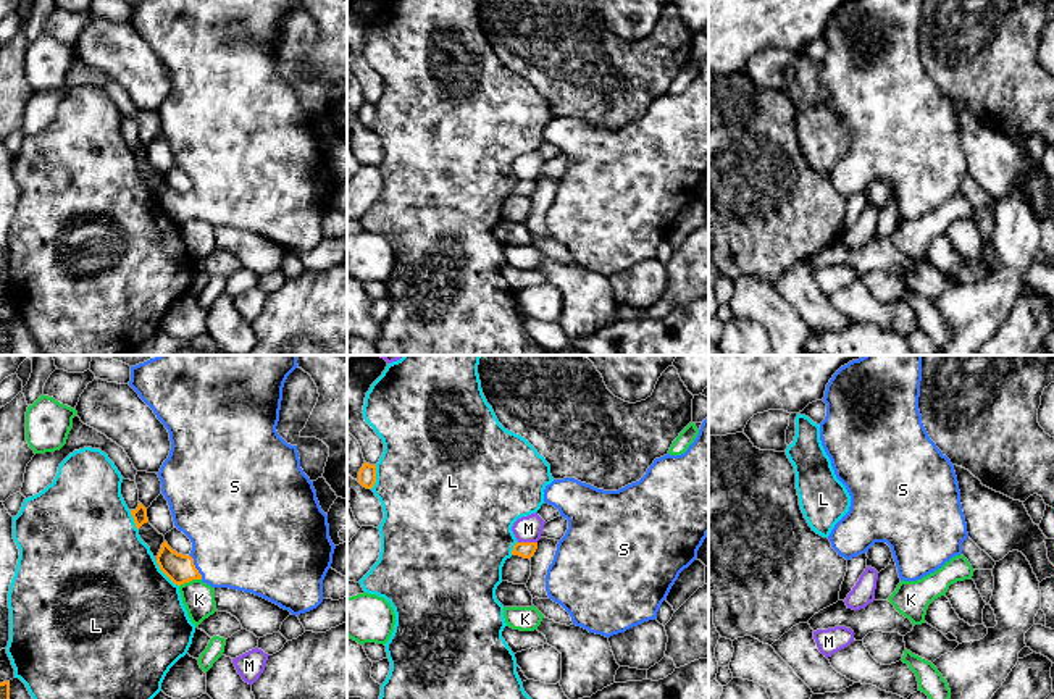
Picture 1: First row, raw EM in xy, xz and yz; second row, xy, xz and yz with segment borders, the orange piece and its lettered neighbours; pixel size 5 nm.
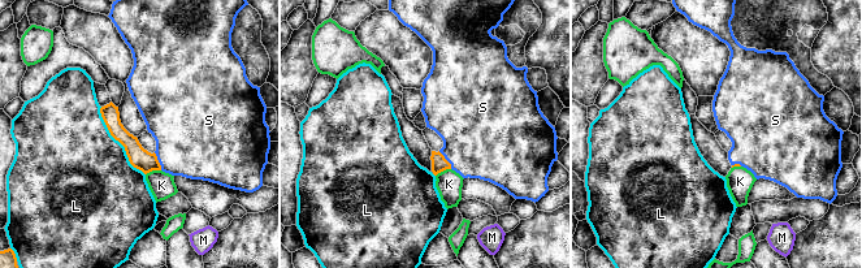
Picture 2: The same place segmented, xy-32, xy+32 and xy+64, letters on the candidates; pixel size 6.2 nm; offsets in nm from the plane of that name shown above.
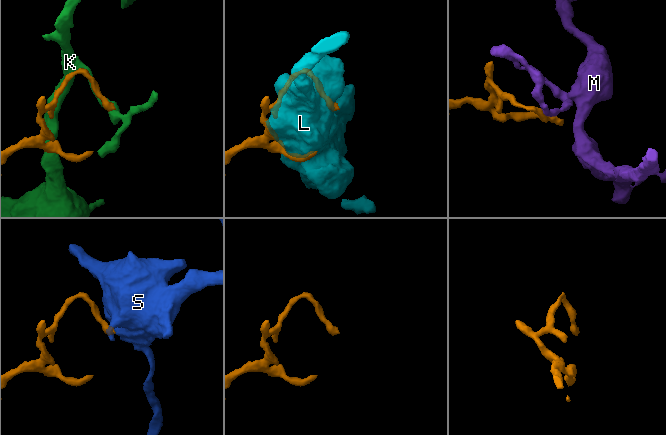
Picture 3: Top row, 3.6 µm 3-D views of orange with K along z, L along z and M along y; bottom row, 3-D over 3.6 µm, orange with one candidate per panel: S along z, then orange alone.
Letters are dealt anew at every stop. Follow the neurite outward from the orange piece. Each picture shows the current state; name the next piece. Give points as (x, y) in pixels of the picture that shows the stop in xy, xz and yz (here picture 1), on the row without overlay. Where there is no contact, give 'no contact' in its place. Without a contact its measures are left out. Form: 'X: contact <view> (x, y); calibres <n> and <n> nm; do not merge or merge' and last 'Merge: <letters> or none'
K: contact xy (189, 218); calibres 150 and 160 nm; do not merge
L: contact xy (165, 212); calibres 150 and 500 nm; do not merge
M: contact xz (528, 181); calibres 80 and 130 nm; do not merge
S: contact xy (194, 205); calibres 150 and 460 nm; merge
Merge: S

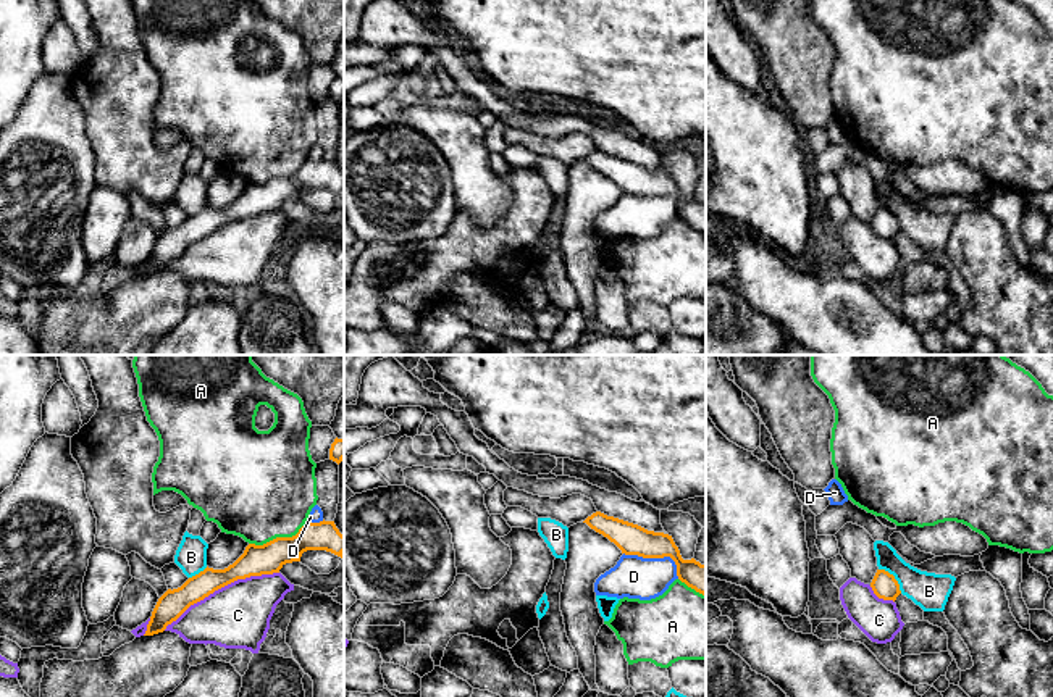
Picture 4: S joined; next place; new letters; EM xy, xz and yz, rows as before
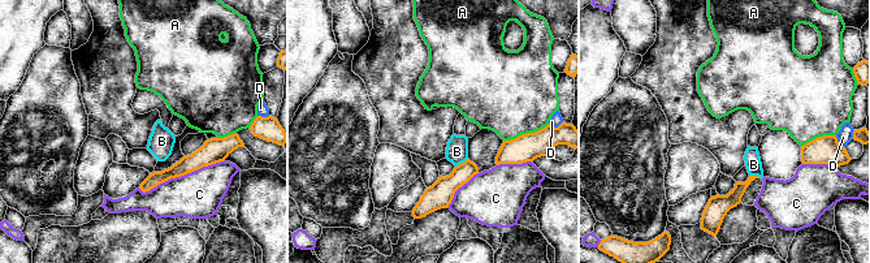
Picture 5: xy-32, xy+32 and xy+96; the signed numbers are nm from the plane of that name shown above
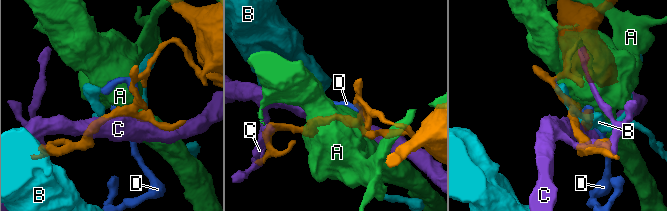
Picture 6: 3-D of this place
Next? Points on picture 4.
A: contact xy (280, 176); calibres 150 and 480 nm; do not merge
B: contact yz (893, 217); calibres 130 and 180 nm; do not merge
C: contact xy (220, 226); calibres 150 and 320 nm; do not merge
D: contact xz (658, 196); calibres 160 and 220 nm; do not merge
Merge: none

